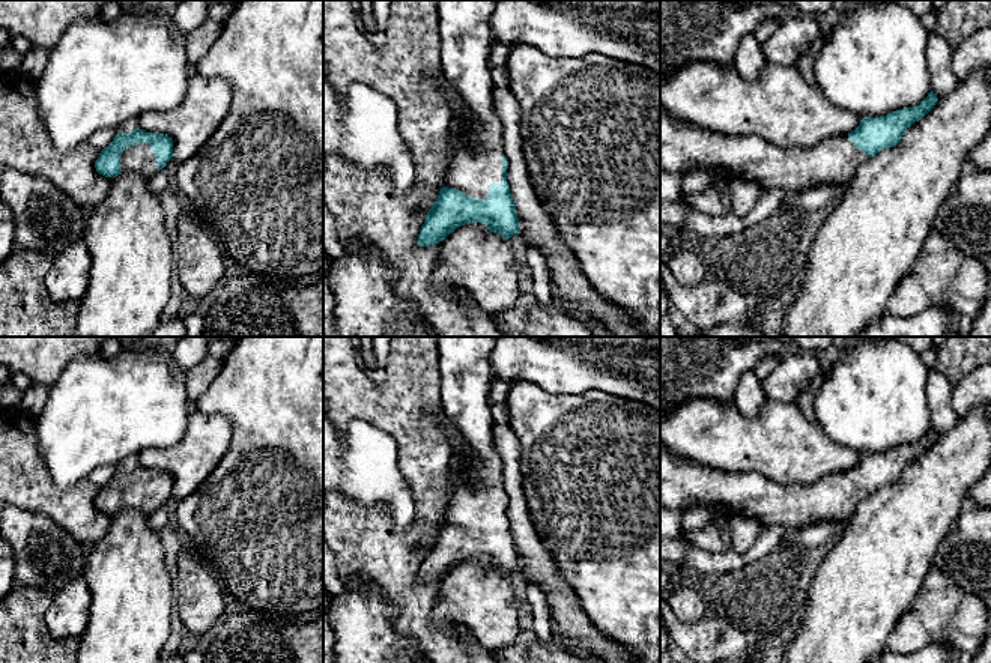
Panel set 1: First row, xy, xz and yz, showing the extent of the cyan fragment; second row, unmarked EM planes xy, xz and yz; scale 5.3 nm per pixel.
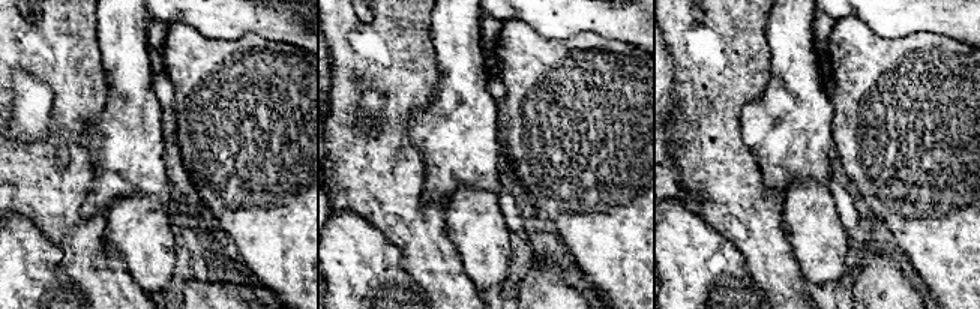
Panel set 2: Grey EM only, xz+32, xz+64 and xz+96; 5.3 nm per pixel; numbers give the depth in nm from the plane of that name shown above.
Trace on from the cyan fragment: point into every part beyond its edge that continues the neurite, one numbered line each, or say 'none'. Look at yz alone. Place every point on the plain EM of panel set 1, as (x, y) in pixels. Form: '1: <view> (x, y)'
1: yz (684, 484)

